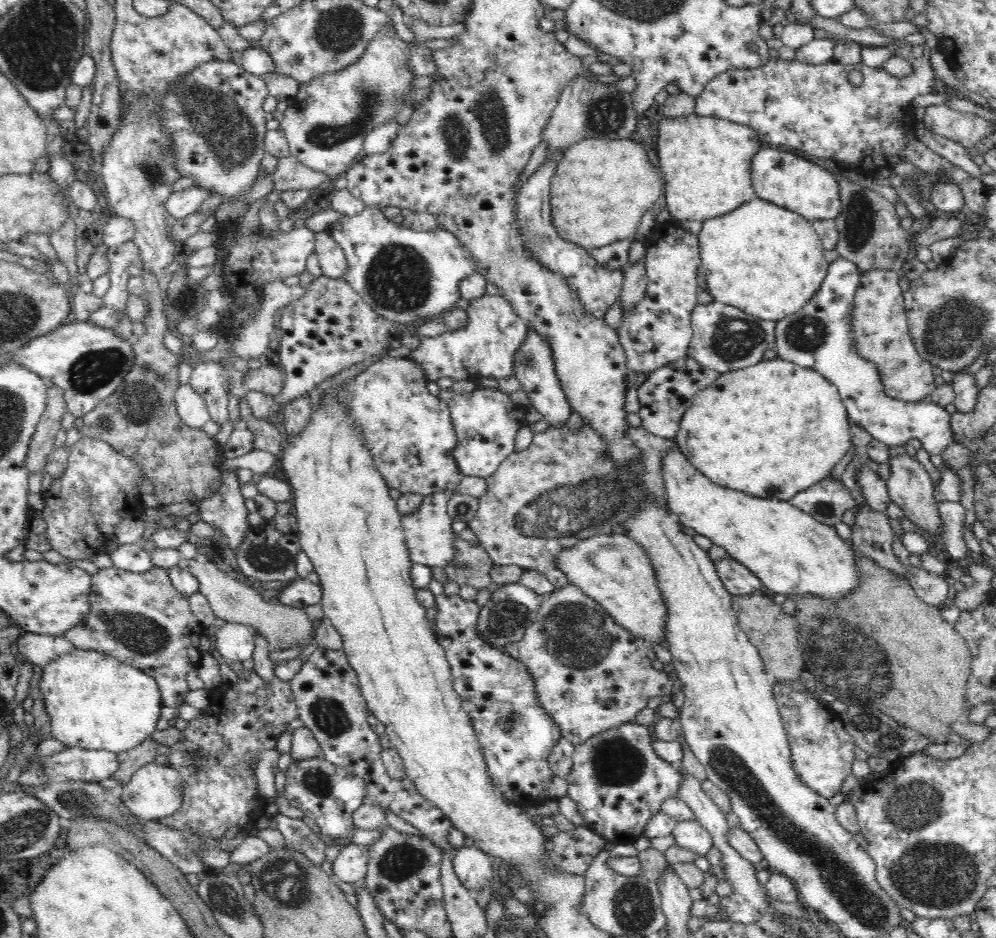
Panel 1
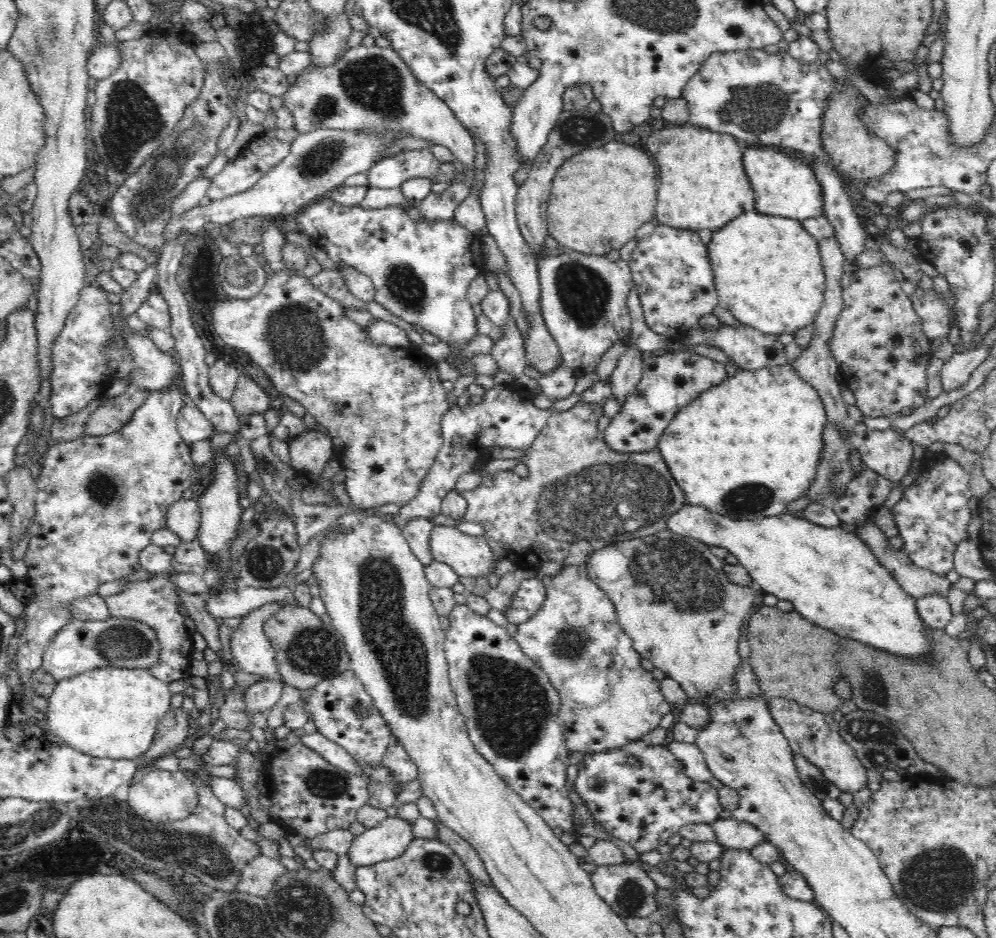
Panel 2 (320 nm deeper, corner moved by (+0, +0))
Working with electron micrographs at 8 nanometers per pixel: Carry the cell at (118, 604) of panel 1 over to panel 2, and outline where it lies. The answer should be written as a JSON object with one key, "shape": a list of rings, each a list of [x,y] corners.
{"shape":[[[168,573],[155,575],[149,581],[137,581],[131,588],[114,596],[108,596],[104,600],[108,604],[110,614],[114,618],[132,618],[145,622],[156,630],[161,644],[159,661],[149,671],[164,682],[191,677],[190,661],[193,654],[191,631],[184,626],[184,617],[178,613],[176,604],[179,601],[175,586],[166,577]]]}

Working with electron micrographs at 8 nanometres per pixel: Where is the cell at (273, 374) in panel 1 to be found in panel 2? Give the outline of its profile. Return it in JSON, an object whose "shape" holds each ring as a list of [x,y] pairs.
{"shape":[[[240,374],[230,402],[239,417],[242,415],[262,414],[270,407],[268,393],[247,375]]]}

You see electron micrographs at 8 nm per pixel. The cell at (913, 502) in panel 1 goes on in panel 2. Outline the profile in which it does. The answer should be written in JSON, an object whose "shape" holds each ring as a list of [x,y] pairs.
{"shape":[[[870,430],[858,454],[865,467],[890,481],[900,482],[912,464],[912,441],[890,430]]]}

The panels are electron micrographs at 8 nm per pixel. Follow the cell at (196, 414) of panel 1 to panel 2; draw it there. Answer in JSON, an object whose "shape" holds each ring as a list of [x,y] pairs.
{"shape":[[[192,403],[185,404],[177,416],[177,429],[184,442],[189,445],[210,438],[212,426],[213,424]]]}

